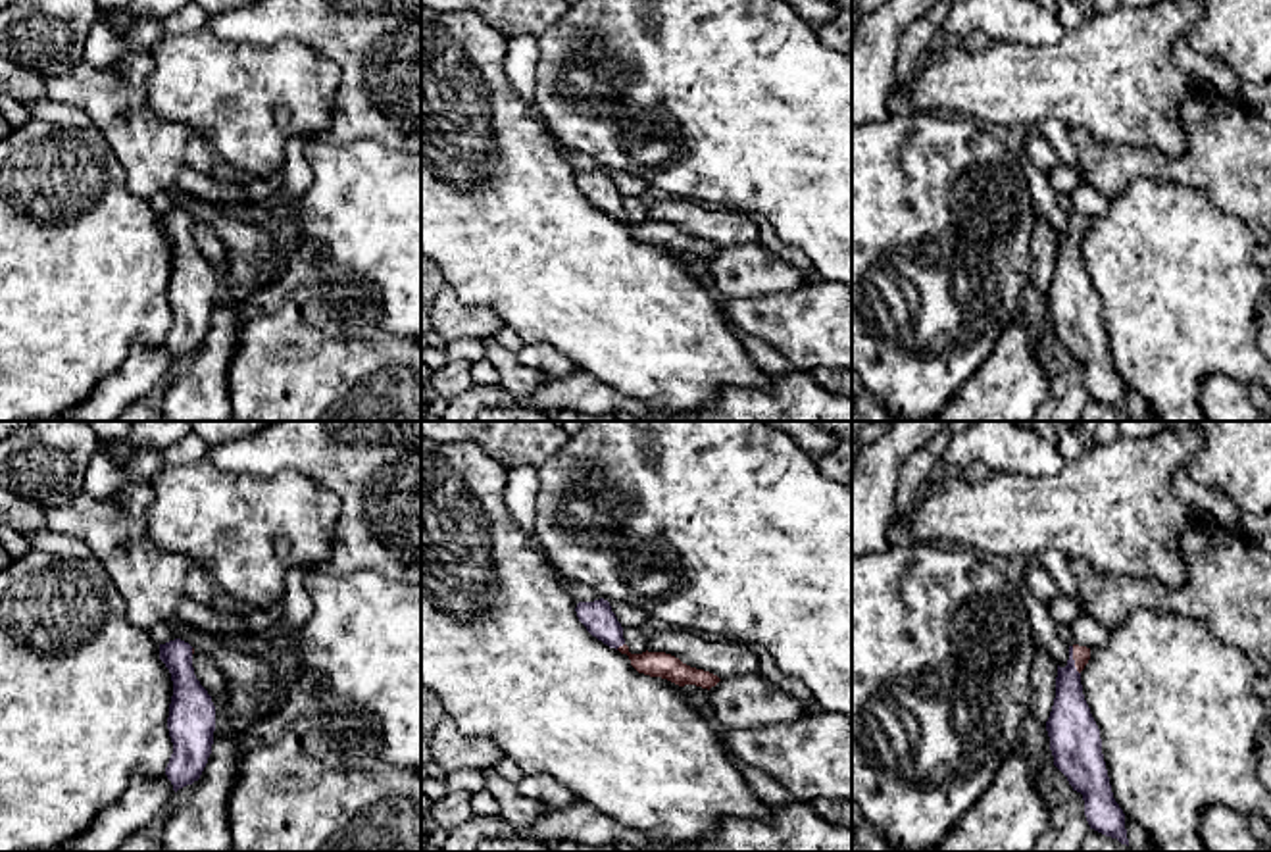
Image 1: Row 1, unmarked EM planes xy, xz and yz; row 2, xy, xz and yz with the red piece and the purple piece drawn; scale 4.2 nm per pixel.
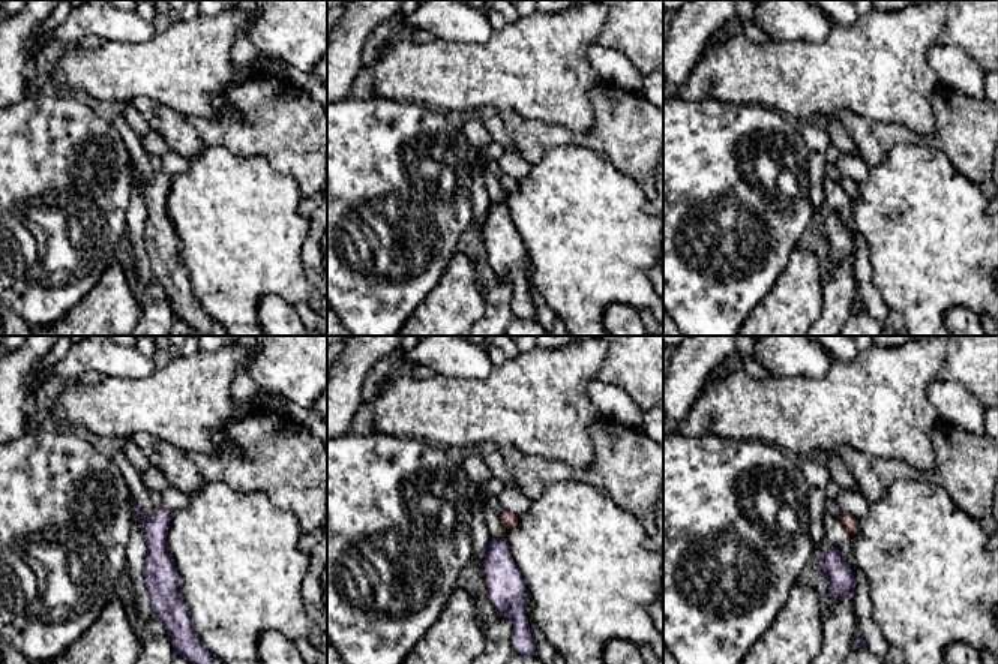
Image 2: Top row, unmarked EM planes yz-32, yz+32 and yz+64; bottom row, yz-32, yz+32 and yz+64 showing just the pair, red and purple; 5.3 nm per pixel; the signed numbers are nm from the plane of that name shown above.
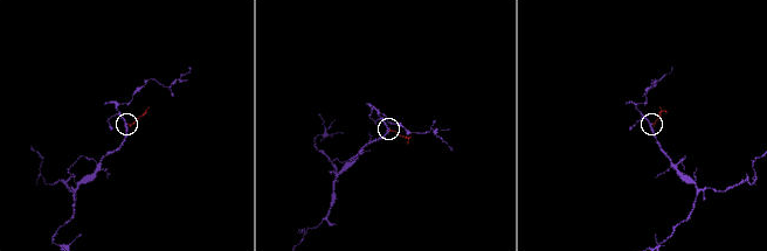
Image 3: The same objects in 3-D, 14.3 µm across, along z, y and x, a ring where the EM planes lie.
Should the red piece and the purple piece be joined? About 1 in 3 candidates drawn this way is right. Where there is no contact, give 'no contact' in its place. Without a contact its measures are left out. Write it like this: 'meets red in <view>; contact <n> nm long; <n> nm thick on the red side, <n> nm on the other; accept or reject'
meets red in yz; contact 120 nm long; 80 nm thick on the red side, 170 nm on the other; accept

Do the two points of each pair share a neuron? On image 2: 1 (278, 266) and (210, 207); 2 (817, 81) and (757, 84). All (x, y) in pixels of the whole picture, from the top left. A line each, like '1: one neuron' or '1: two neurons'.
1: one neuron
2: one neuron

